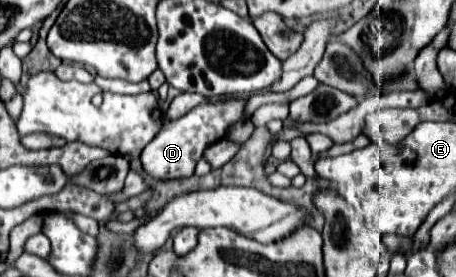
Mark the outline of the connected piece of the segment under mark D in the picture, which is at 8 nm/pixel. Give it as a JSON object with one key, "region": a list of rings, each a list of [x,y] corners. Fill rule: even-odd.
{"region":[[[229,101],[229,103],[217,103],[217,105],[199,105],[193,111],[189,111],[185,117],[165,123],[161,133],[155,137],[141,153],[141,167],[143,171],[161,181],[171,179],[185,179],[191,177],[195,171],[195,163],[201,159],[203,151],[219,141],[227,127],[243,117],[245,101]]]}

